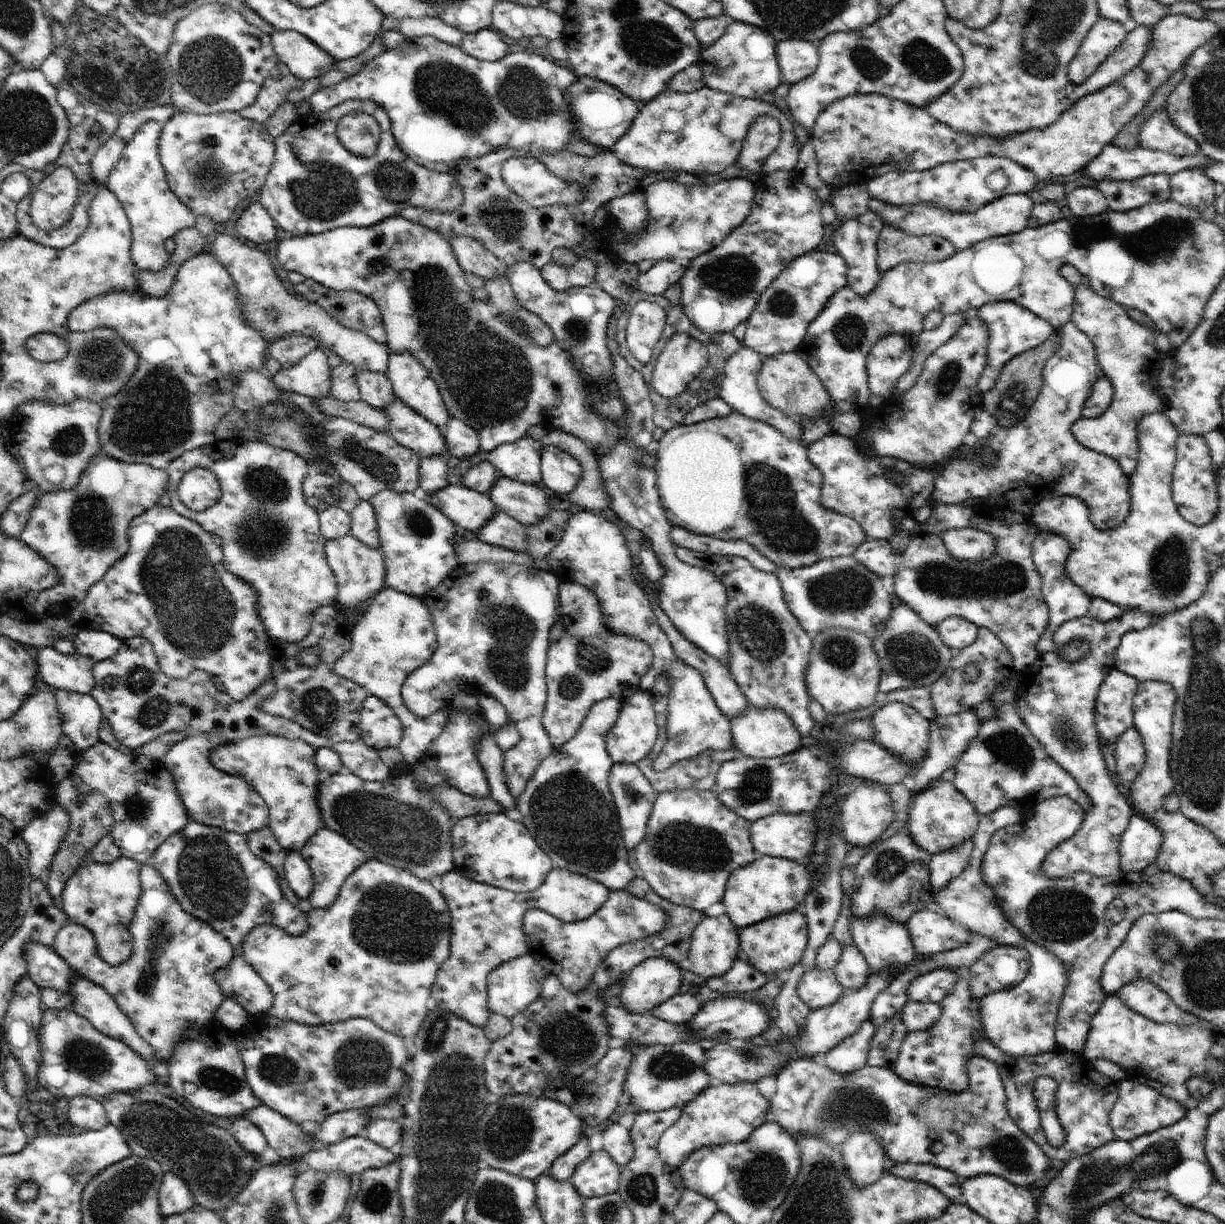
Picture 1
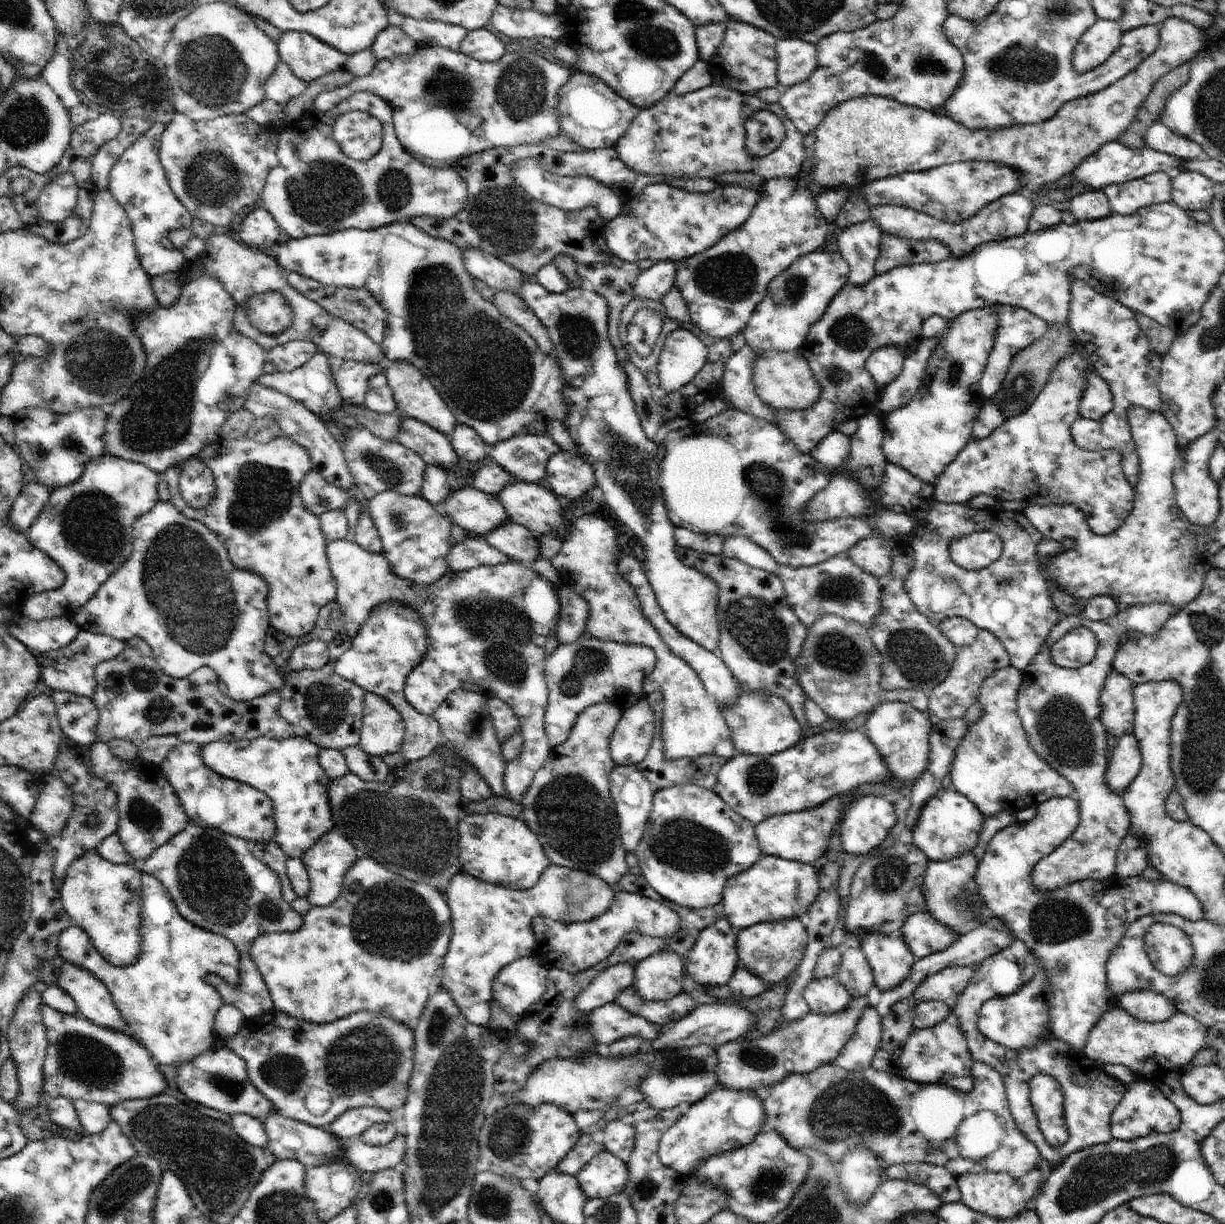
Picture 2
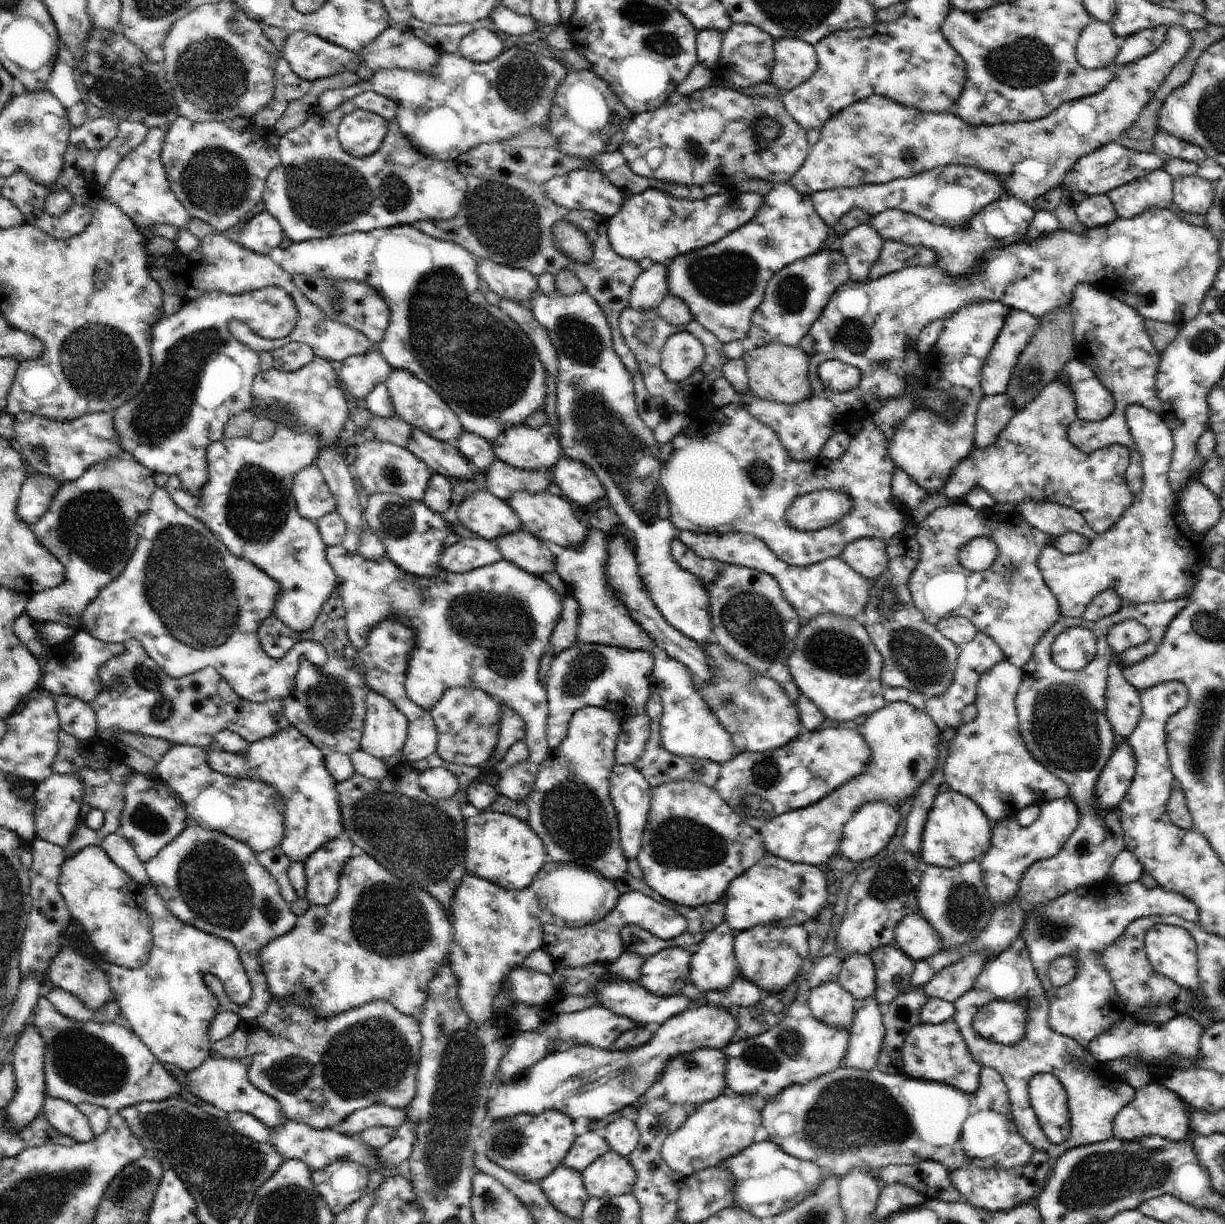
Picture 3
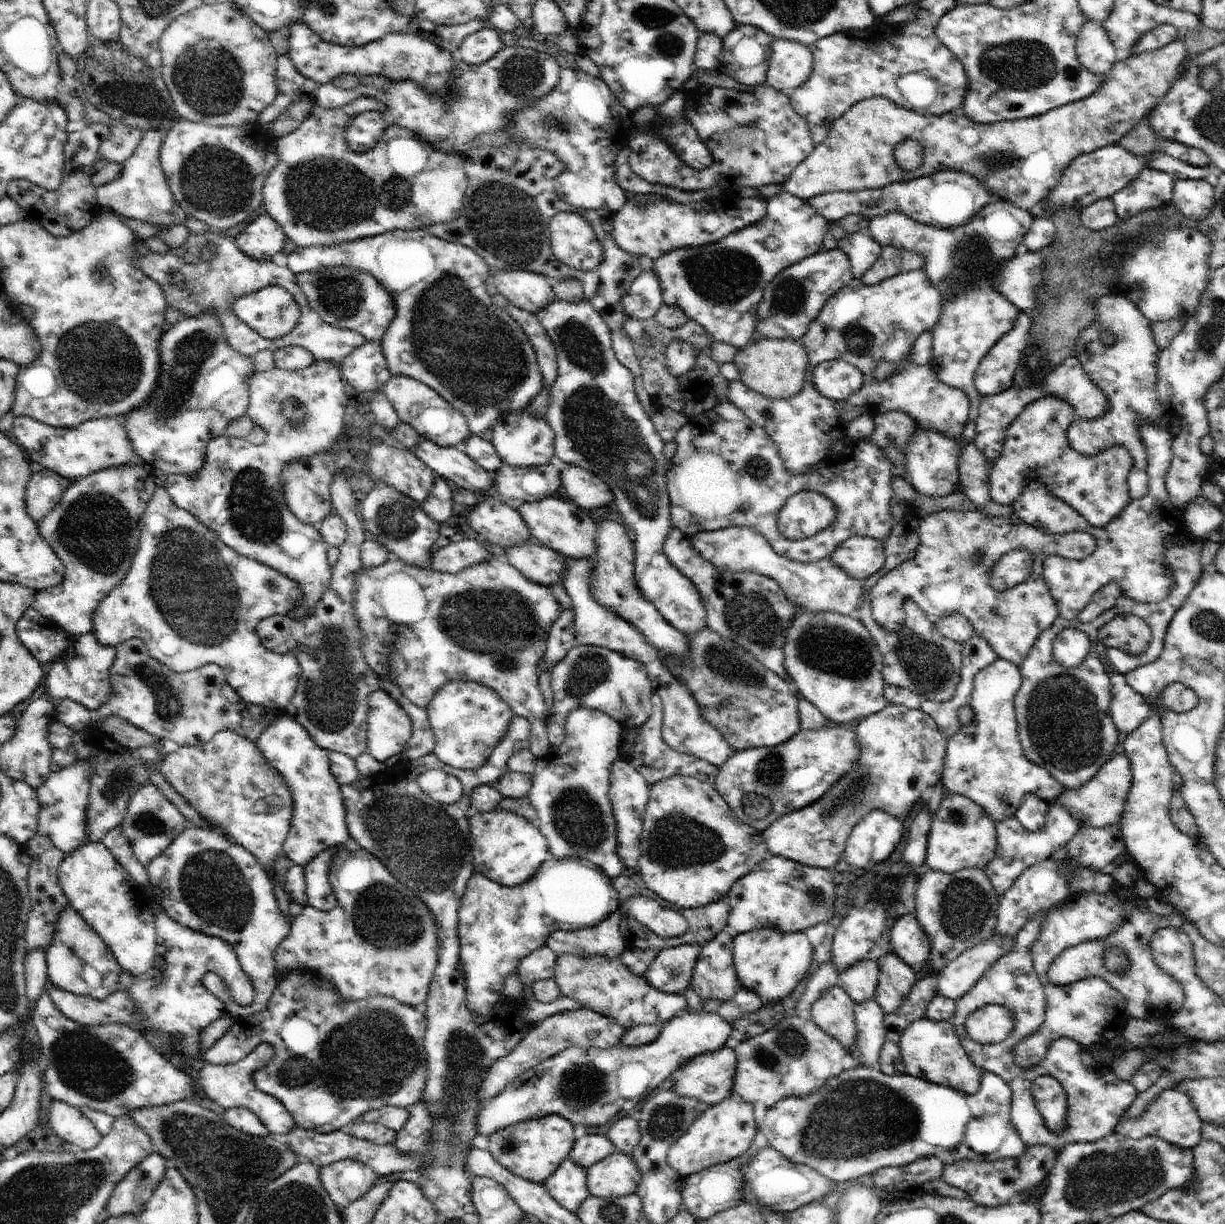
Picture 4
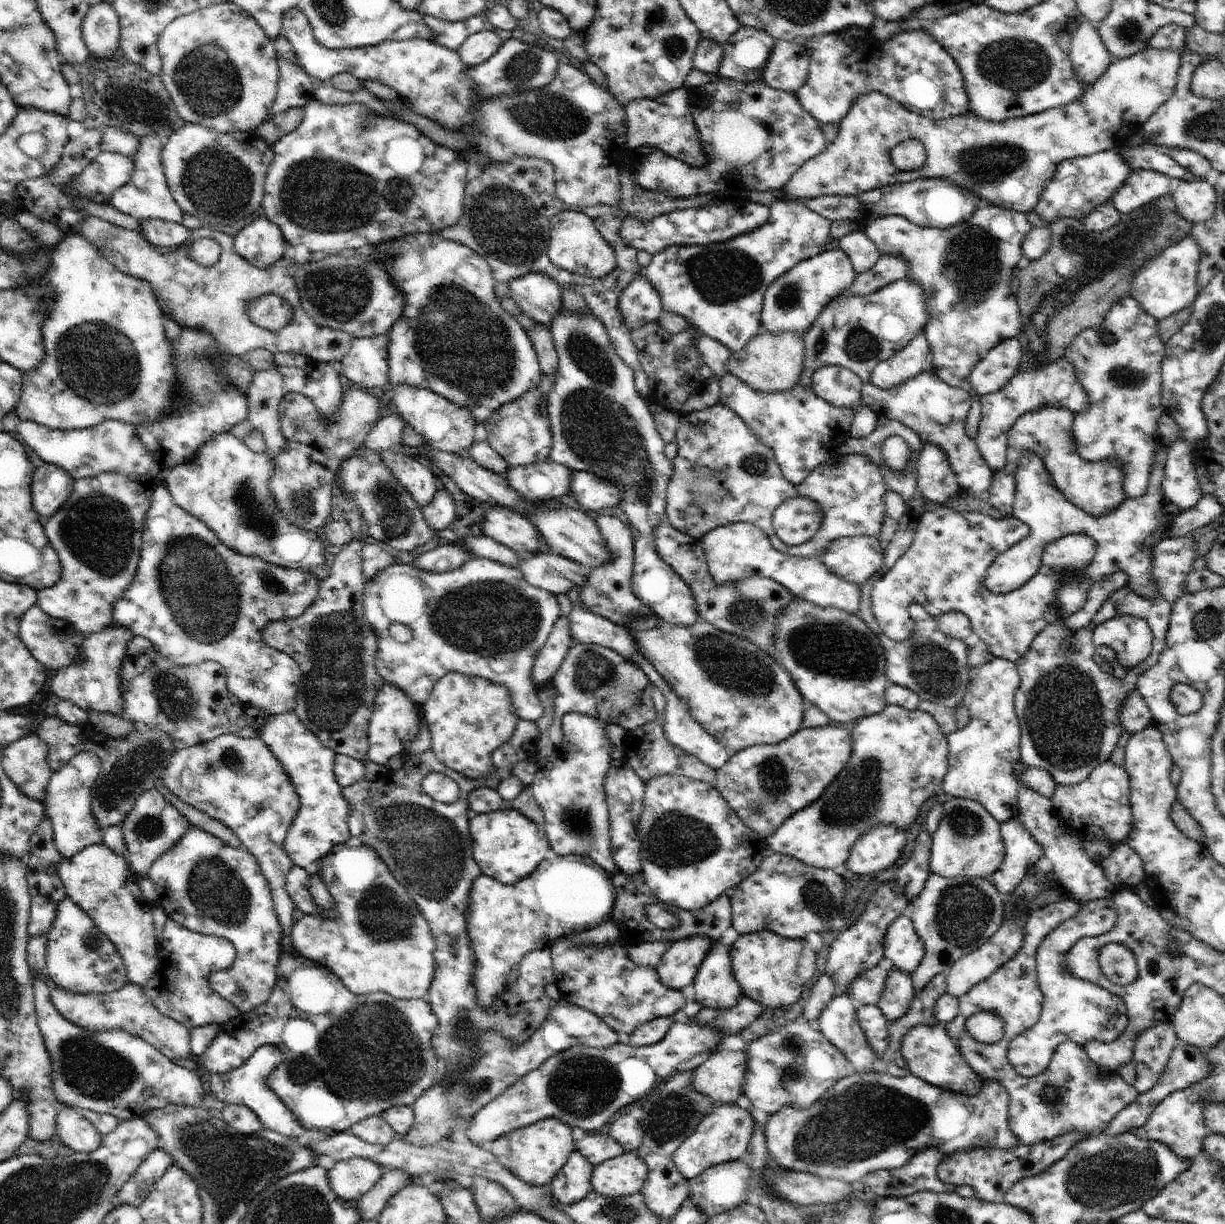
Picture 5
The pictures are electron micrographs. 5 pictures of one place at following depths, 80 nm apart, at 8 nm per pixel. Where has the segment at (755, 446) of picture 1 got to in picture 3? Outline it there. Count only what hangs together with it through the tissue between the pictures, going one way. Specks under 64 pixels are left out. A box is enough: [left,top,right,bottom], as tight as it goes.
[659,402,904,567]

